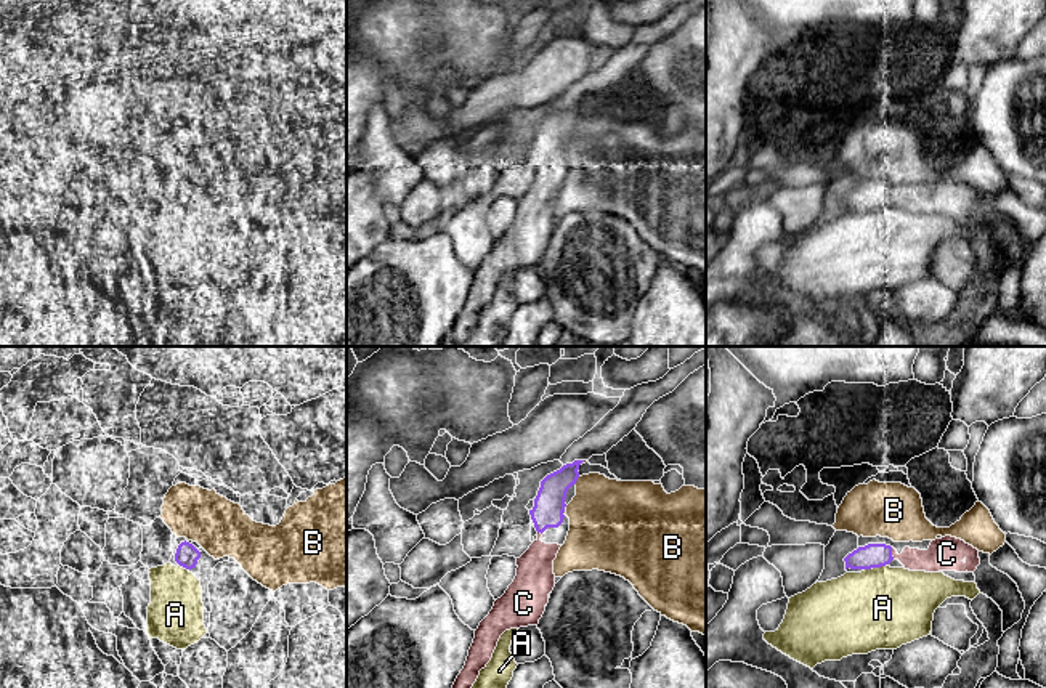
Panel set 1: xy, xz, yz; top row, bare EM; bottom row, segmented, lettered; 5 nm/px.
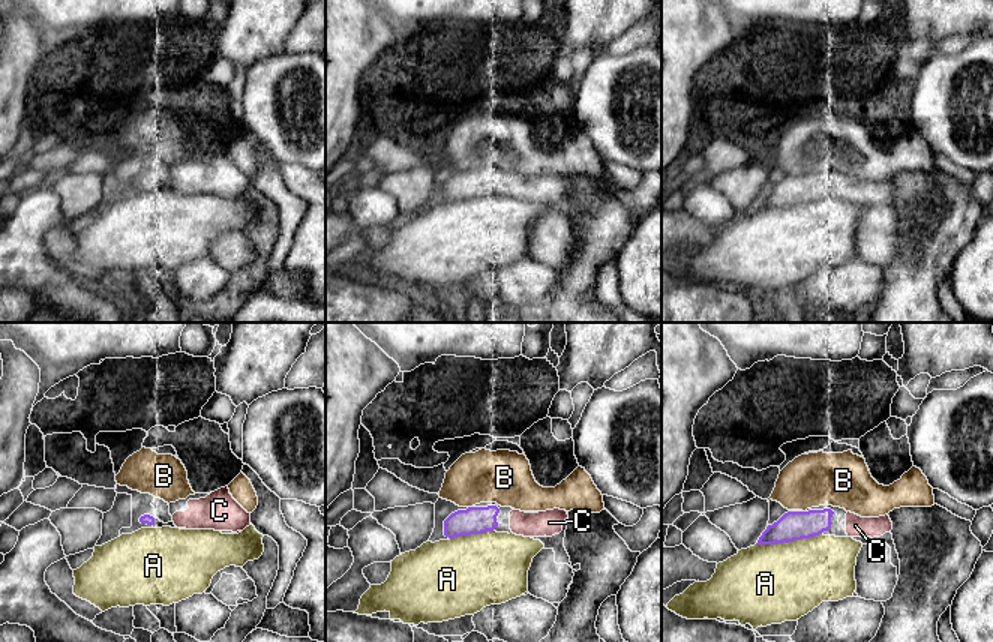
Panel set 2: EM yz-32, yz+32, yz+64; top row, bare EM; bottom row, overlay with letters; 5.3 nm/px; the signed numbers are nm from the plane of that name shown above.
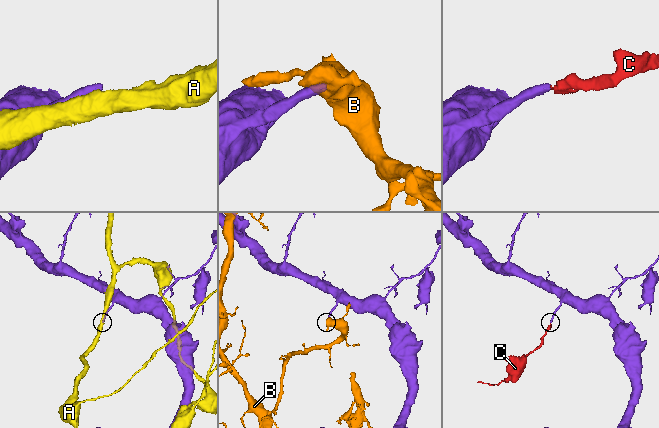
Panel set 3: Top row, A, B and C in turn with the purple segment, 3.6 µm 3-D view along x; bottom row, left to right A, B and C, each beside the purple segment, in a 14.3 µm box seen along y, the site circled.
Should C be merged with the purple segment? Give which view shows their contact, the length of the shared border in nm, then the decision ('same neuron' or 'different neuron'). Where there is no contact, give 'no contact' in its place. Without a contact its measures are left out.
contact in yz; length 70 nm; same neuron

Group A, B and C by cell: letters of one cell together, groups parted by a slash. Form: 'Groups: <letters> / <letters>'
Groups: A / B / C

